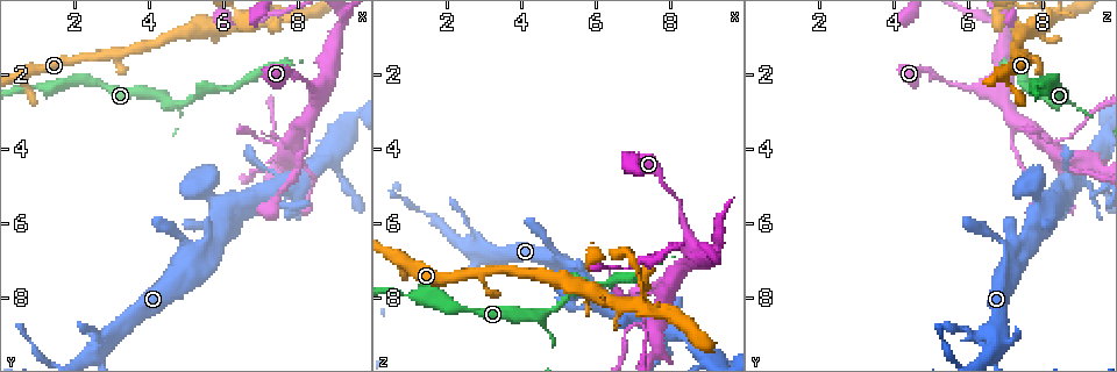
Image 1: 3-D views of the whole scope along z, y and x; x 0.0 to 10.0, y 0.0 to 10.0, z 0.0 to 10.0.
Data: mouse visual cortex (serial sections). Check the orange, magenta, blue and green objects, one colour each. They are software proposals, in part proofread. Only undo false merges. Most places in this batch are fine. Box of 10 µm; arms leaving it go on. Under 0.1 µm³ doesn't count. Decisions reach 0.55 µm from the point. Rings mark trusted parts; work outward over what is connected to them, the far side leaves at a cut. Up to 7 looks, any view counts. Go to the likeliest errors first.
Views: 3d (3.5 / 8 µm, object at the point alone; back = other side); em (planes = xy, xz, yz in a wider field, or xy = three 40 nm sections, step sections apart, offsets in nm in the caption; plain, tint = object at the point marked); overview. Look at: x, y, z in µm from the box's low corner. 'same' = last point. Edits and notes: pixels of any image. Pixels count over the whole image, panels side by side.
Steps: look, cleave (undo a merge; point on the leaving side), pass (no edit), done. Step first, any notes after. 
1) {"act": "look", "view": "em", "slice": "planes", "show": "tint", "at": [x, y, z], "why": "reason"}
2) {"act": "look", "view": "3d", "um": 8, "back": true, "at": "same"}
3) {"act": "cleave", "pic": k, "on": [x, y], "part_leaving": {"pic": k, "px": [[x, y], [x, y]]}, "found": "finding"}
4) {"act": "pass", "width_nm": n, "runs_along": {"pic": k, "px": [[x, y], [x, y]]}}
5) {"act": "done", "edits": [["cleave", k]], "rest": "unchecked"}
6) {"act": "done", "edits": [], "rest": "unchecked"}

{"act": "look", "view": "3d", "um": 8, "at": [4.75, 2.75, 8.45], "why": "sudden change in width"}

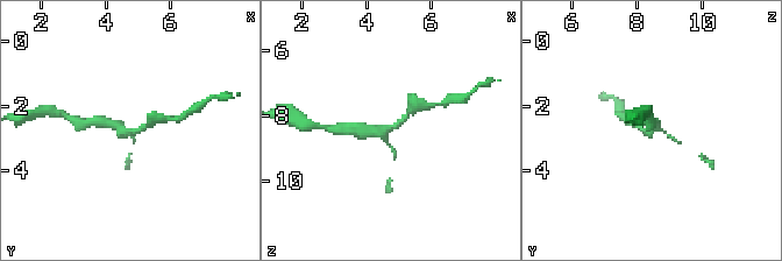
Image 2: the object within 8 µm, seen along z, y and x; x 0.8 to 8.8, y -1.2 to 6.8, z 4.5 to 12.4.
{"act": "look", "view": "em", "slice": "xy", "step": 1, "show": "tint", "at": "same"}

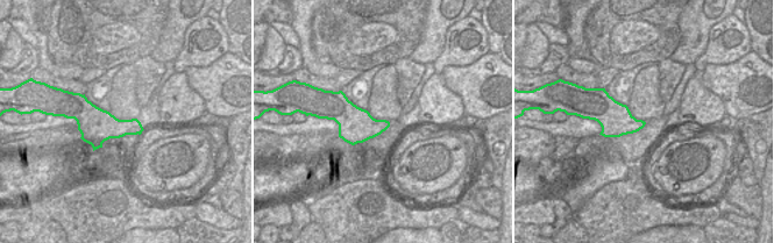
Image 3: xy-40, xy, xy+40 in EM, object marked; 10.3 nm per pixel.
{"act": "pass", "found": "continuous, no second cell"}

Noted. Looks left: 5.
{"act": "look", "view": "3d", "um": 3.5, "at": [7.85, 3.95, 8.30], "why": "a fork"}

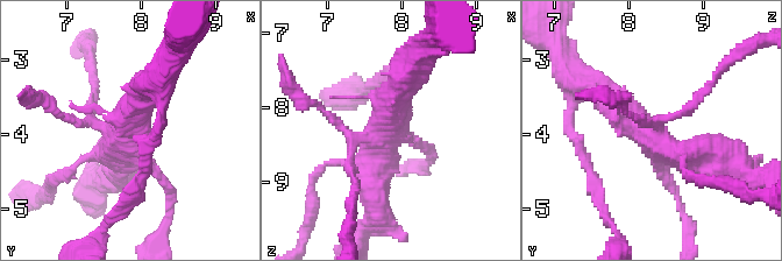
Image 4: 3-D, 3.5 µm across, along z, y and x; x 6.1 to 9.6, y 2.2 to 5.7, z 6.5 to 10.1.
{"act": "look", "view": "em", "slice": "xy", "step": 1, "show": "plain", "at": [7.80, 4.00, 8.25]}

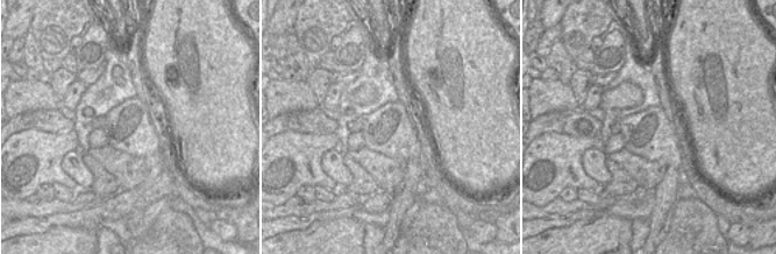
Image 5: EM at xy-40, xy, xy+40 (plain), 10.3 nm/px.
{"act": "look", "view": "em", "slice": "xy", "step": 1, "show": "tint", "at": "same", "why": "where the object lies"}

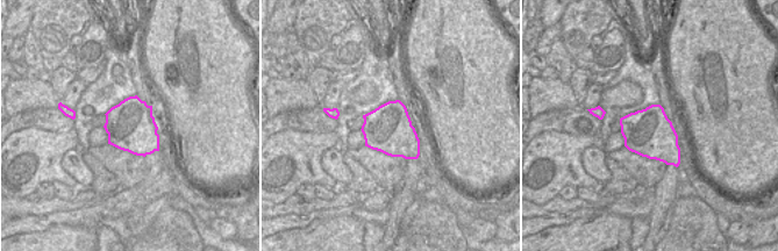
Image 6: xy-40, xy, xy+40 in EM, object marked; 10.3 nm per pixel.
{"act": "pass", "runs_along": {"pic": 4, "px": [[591, 87], [672, 153], [713, 153]]}, "found": "one cell here"}

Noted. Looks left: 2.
{"act": "done", "edits": [], "rest": "unchecked"}

